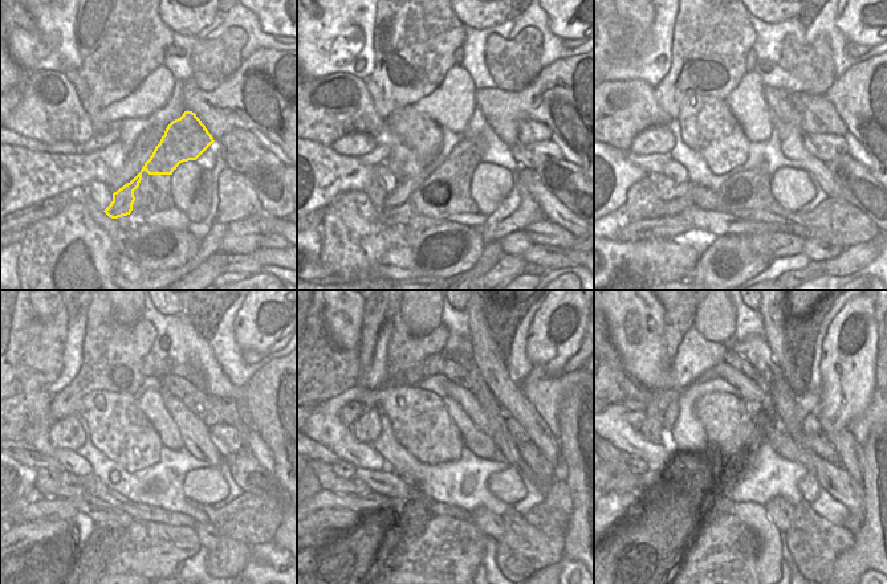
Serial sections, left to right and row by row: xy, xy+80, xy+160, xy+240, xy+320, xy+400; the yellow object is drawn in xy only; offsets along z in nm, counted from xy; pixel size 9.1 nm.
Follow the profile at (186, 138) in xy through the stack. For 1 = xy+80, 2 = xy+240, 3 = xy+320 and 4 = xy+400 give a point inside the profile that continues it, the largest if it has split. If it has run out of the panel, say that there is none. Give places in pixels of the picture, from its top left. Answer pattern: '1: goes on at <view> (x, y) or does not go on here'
1: goes on at xy+80 (467, 154)
2: goes on at xy+240 (27, 533)
3: goes on at xy+320 (325, 522)
4: goes on at xy+400 (621, 513)

